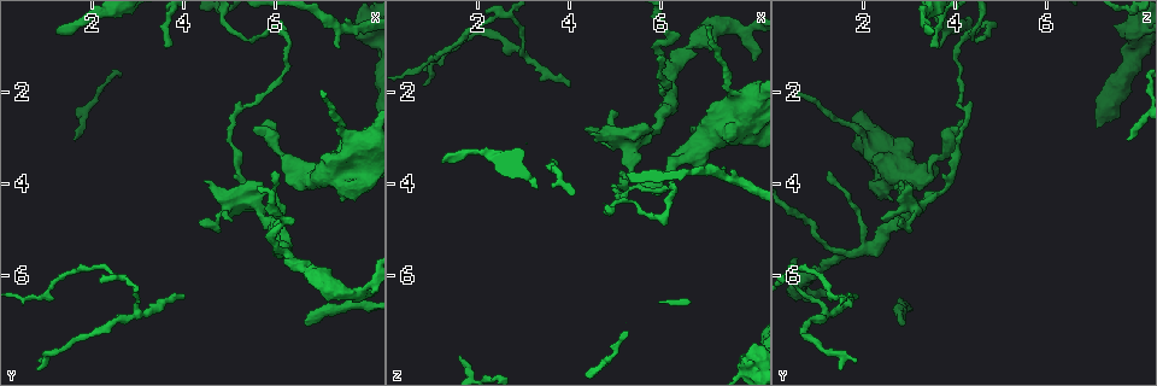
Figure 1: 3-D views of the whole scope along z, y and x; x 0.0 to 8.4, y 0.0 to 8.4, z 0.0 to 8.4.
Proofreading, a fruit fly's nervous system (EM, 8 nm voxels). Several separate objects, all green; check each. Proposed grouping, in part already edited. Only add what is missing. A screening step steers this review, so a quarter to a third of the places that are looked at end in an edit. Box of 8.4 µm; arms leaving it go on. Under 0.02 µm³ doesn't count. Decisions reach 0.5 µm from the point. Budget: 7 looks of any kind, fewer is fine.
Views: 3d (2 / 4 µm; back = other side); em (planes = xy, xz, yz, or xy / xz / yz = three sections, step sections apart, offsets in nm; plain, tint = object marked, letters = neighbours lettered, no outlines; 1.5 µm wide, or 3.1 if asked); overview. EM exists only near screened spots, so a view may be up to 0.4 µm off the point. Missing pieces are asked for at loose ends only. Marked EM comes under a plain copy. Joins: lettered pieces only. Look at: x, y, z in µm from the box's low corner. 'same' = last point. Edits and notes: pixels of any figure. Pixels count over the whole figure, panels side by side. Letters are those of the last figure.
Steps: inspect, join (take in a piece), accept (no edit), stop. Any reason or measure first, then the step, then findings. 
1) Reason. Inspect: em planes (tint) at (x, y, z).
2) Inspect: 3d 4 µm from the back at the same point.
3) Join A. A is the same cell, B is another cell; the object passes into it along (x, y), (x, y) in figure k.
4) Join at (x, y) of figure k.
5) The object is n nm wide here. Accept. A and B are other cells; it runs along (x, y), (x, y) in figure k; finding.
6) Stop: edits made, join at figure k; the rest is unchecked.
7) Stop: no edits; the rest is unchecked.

An open end. Inspect: 3d 2 µm at (6.70, 7.05, 2.85).

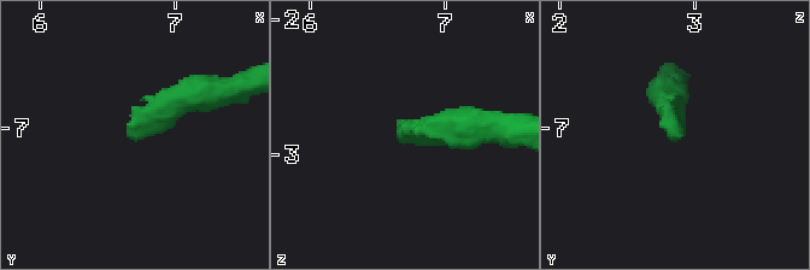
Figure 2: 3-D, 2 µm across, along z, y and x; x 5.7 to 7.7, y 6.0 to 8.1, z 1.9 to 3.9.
Inspect: em planes (letters) at (6.70, 7.08, 2.86).

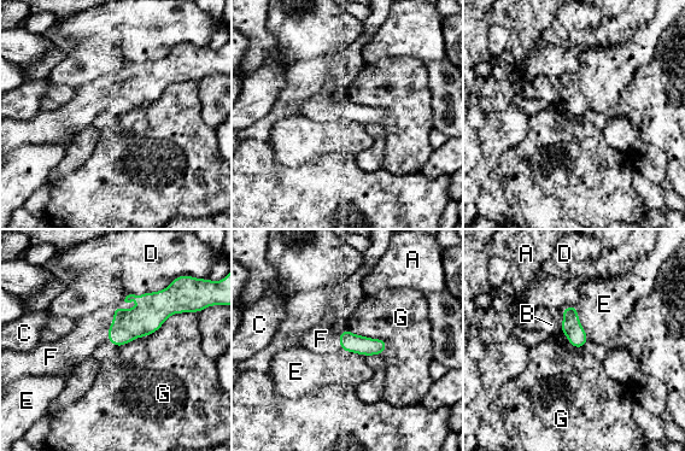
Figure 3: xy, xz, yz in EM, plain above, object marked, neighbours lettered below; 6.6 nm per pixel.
The object is 130 nm wide here. Join F. F is the same cell, A, B, C, D, E and G are other cells; the cell continues.

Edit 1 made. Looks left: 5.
Redraw. Inspect: overview.

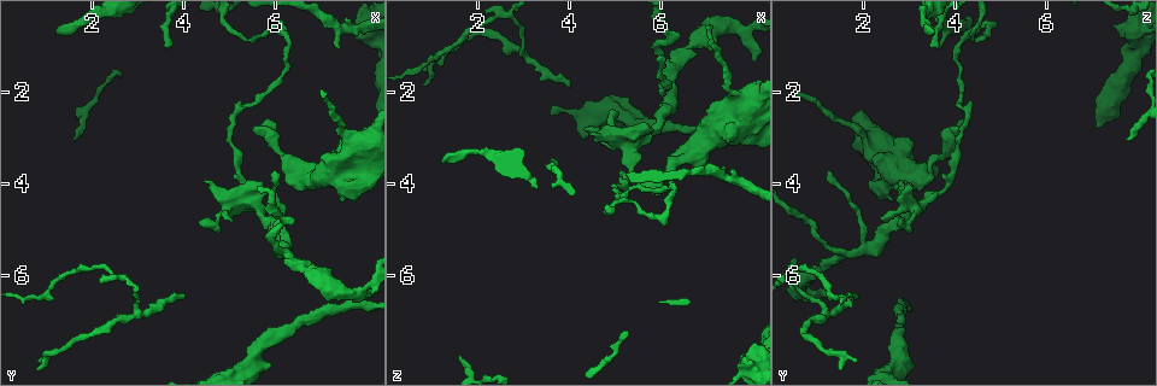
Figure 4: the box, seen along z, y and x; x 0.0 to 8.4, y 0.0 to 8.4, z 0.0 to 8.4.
Branch stops here. Inspect: 3d 2 µm from the back at (4.05, 6.45, 1.95).

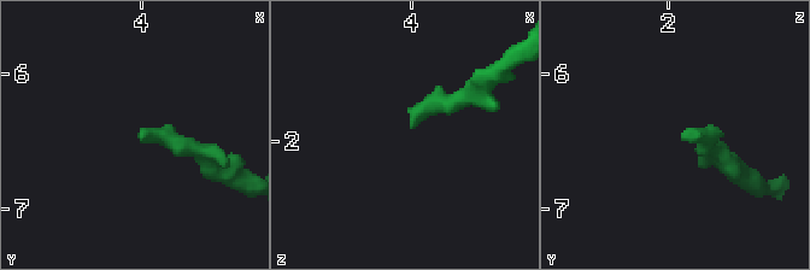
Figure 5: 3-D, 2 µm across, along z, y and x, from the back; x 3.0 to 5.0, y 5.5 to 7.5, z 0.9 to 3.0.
Inspect: em planes (letters) at (4.02, 6.44, 1.90).

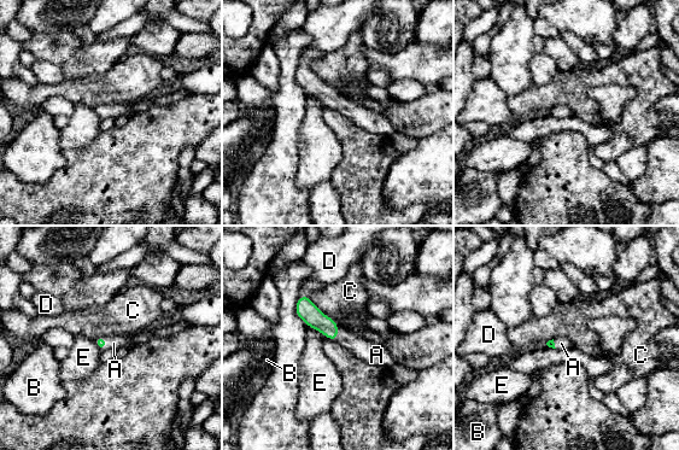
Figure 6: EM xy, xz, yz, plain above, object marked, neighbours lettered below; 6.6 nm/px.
The longest contact is with C, 220 nm. Join A. A is the same cell, B, C, D and E are other cells; the cell continues.

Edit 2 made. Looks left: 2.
Stop: edits made, join at figure 3, join at figure 6; the rest is unchecked.

